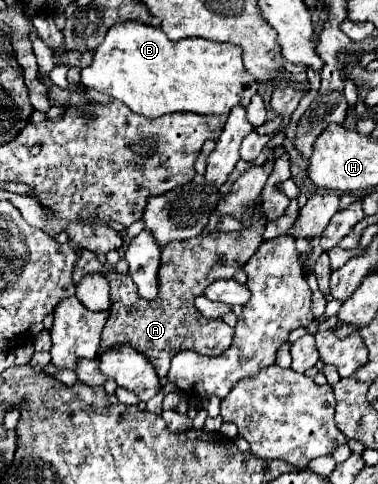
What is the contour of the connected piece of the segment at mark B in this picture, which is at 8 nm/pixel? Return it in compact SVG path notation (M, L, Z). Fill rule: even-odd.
M126 21L110 29L110 33L98 45L92 65L82 71L82 85L126 103L134 113L148 119L176 111L198 115L228 115L236 105L246 107L250 103L250 97L258 89L254 77L242 65L240 47L232 43L212 43L206 39L180 39L172 43L160 27L142 25L138 21Z

